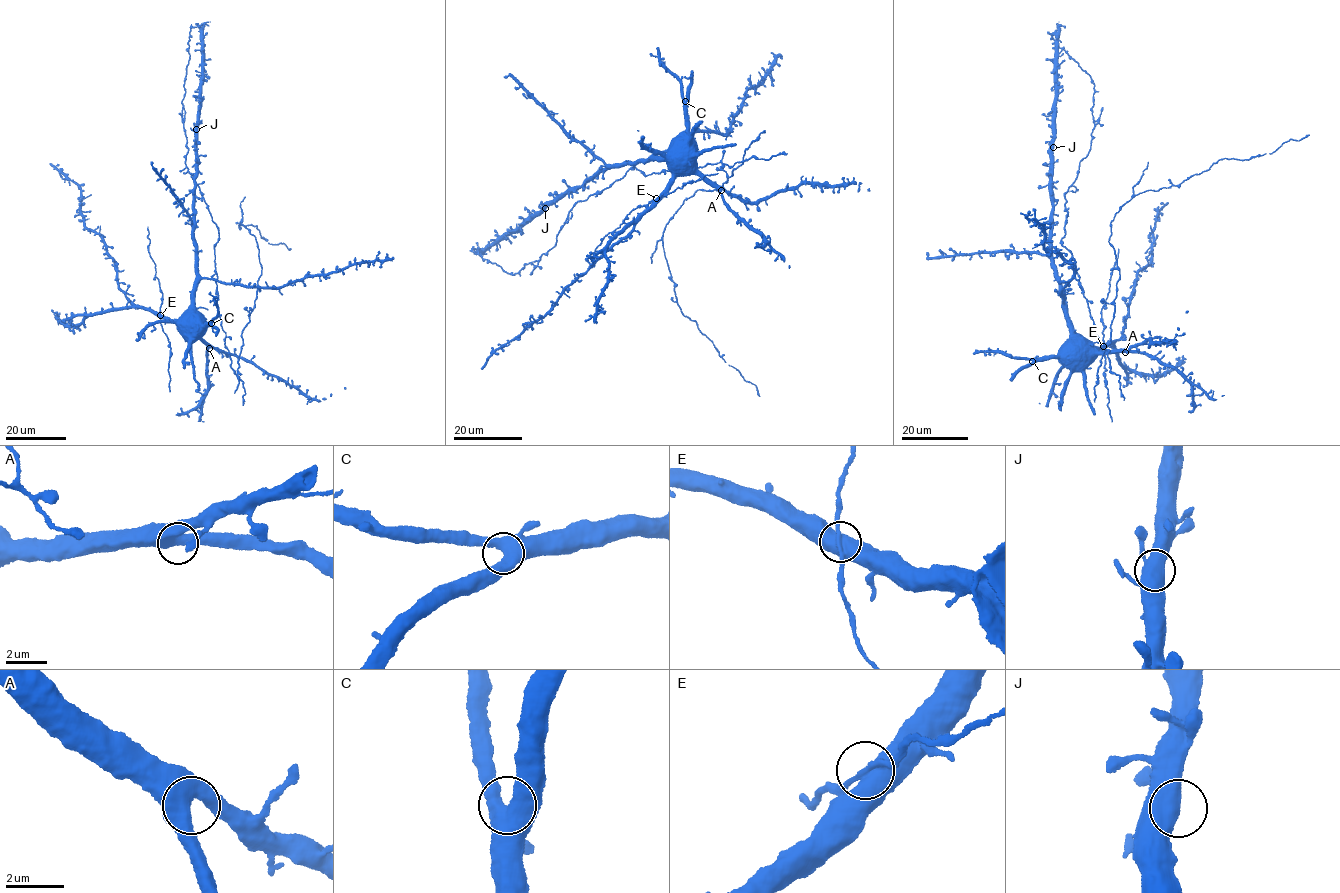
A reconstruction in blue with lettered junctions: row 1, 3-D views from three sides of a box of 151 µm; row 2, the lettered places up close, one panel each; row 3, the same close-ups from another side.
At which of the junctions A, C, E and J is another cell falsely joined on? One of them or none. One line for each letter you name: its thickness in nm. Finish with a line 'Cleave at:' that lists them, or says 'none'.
Cleave at: none

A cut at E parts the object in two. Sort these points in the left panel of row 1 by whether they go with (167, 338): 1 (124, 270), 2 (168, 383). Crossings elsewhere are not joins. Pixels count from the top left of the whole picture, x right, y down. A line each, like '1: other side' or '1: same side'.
1: other side
2: same side

